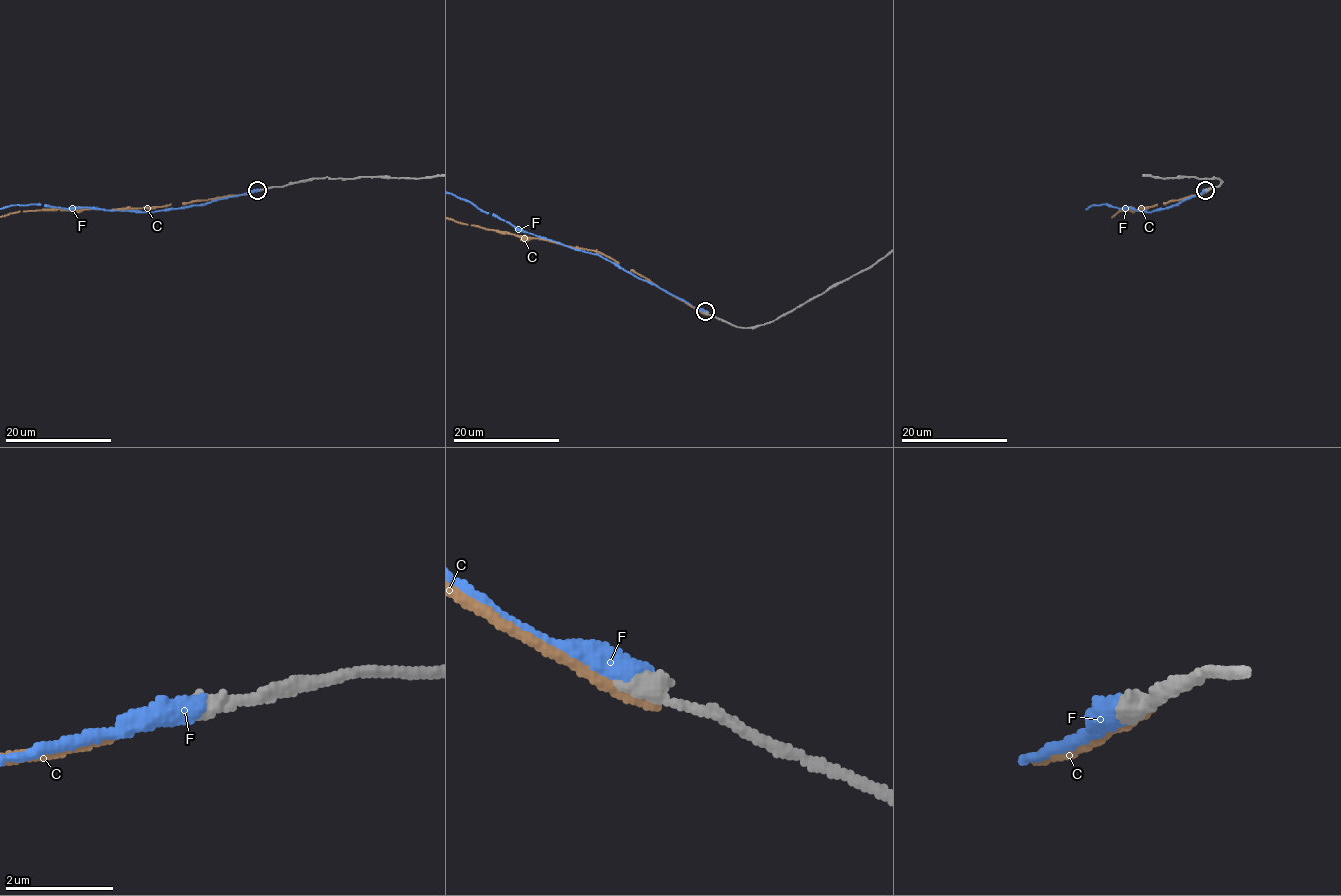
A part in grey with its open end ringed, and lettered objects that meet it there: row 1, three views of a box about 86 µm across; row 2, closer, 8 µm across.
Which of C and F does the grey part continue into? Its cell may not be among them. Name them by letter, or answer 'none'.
F

